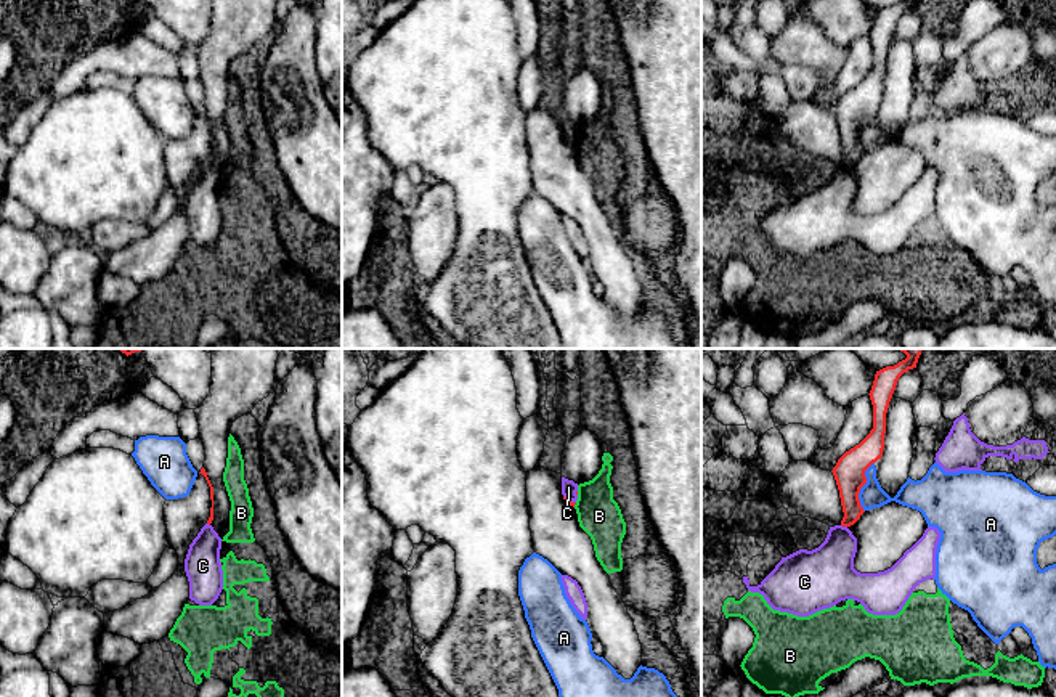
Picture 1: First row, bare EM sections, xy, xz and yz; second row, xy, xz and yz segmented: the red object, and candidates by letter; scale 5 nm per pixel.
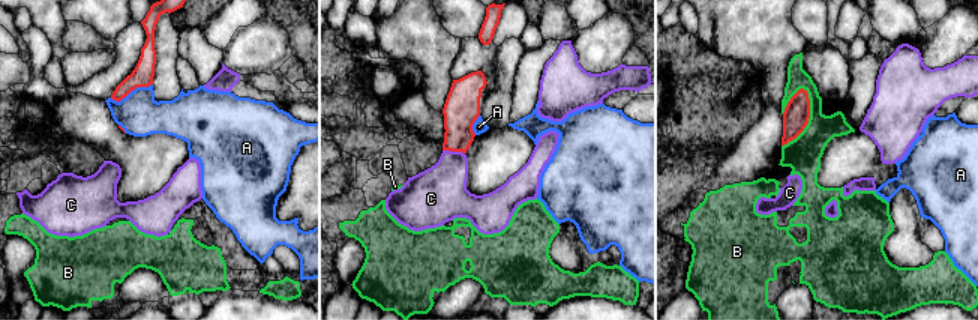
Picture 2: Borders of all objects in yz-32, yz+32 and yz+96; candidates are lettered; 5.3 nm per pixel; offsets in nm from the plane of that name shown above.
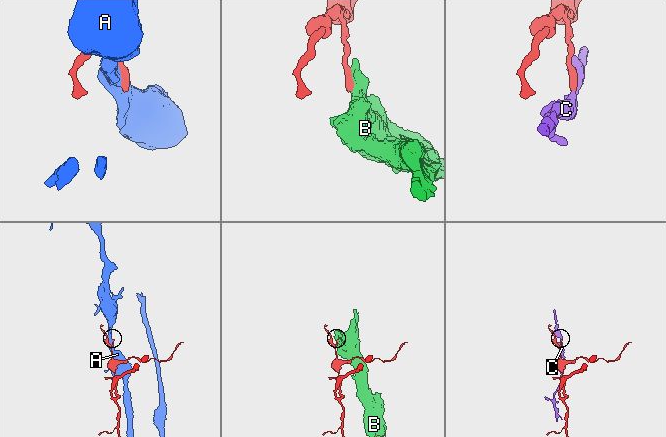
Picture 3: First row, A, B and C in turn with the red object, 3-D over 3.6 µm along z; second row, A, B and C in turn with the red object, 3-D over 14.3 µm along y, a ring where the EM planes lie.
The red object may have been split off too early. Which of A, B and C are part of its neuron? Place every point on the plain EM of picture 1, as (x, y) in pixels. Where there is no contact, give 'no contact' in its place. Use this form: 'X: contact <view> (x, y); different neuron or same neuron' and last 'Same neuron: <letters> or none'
A: contact yz (862, 126); different neuron
B: contact xz (575, 143); different neuron
C: contact yz (844, 166); different neuron
Same neuron: none

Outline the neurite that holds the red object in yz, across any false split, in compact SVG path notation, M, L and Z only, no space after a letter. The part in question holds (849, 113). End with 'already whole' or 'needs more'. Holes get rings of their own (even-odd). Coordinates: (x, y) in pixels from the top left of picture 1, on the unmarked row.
M902 0L894 6L886 6L875 14L870 31L873 45L873 69L854 88L846 92L833 108L833 116L839 130L844 157L843 167L854 165L865 153L860 146L859 133L867 124L865 111L881 100L884 90L886 53L896 31L899 18L916 8L918 0Z; already whole

